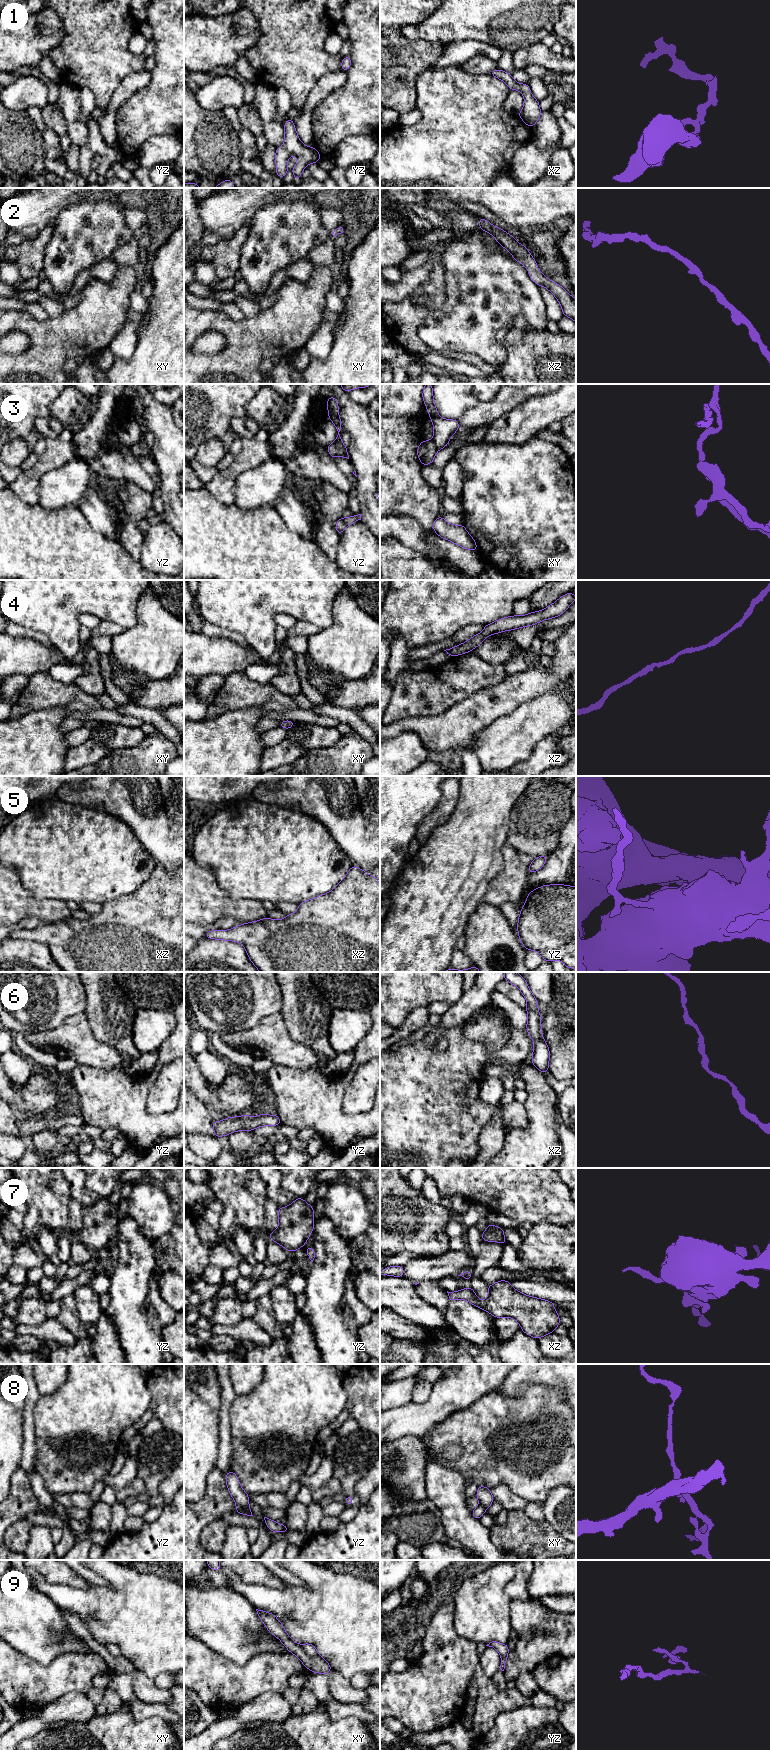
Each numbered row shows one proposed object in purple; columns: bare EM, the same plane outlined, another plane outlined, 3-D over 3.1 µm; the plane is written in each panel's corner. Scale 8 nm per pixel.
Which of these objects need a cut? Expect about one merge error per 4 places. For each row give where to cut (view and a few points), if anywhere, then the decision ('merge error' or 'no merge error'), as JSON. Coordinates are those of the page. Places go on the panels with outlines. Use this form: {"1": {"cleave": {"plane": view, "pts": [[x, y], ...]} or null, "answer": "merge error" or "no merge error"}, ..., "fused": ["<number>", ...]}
{"1": {"cleave": null, "answer": "no merge error"}, "2": {"cleave": null, "answer": "no merge error"}, "3": {"cleave": {"plane": "yz", "pts": [[335, 441], [346, 450]]}, "answer": "merge error"}, "4": {"cleave": null, "answer": "no merge error"}, "5": {"cleave": null, "answer": "no merge error"}, "6": {"cleave": null, "answer": "no merge error"}, "7": {"cleave": null, "answer": "no merge error"}, "8": {"cleave": {"plane": "yz", "pts": [[236, 1502], [251, 1513]]}, "answer": "merge error"}, "9": {"cleave": null, "answer": "no merge error"}, "fused": ["3", "8"]}

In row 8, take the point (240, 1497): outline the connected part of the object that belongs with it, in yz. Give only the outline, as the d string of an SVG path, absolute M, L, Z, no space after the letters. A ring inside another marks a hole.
M230 1470L227 1474L225 1474L225 1479L227 1488L235 1503L237 1503L245 1511L252 1513L248 1503L249 1495L240 1486L236 1474Z

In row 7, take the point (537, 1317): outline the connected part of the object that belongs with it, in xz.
M507 1280L488 1285L488 1298L485 1301L476 1296L472 1287L447 1293L450 1300L467 1300L495 1318L515 1319L521 1331L535 1339L553 1333L561 1324L554 1302L527 1296L513 1288Z

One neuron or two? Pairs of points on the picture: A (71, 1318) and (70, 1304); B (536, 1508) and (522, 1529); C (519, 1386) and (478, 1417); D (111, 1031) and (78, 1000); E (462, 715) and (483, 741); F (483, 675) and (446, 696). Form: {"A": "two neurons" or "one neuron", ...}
{"A": "one neuron", "B": "two neurons", "C": "two neurons", "D": "two neurons", "E": "two neurons", "F": "one neuron"}

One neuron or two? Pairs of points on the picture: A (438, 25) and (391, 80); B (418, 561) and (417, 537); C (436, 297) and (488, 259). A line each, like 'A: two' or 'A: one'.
A: two
B: two
C: two

